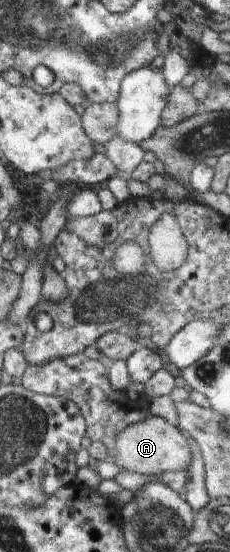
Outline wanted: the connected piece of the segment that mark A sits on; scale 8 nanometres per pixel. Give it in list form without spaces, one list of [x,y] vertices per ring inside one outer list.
[[[149,415],[141,422],[130,425],[117,434],[115,439],[114,462],[121,470],[156,475],[162,472],[175,472],[189,468],[193,453],[187,436],[178,427],[169,424],[160,416]]]

